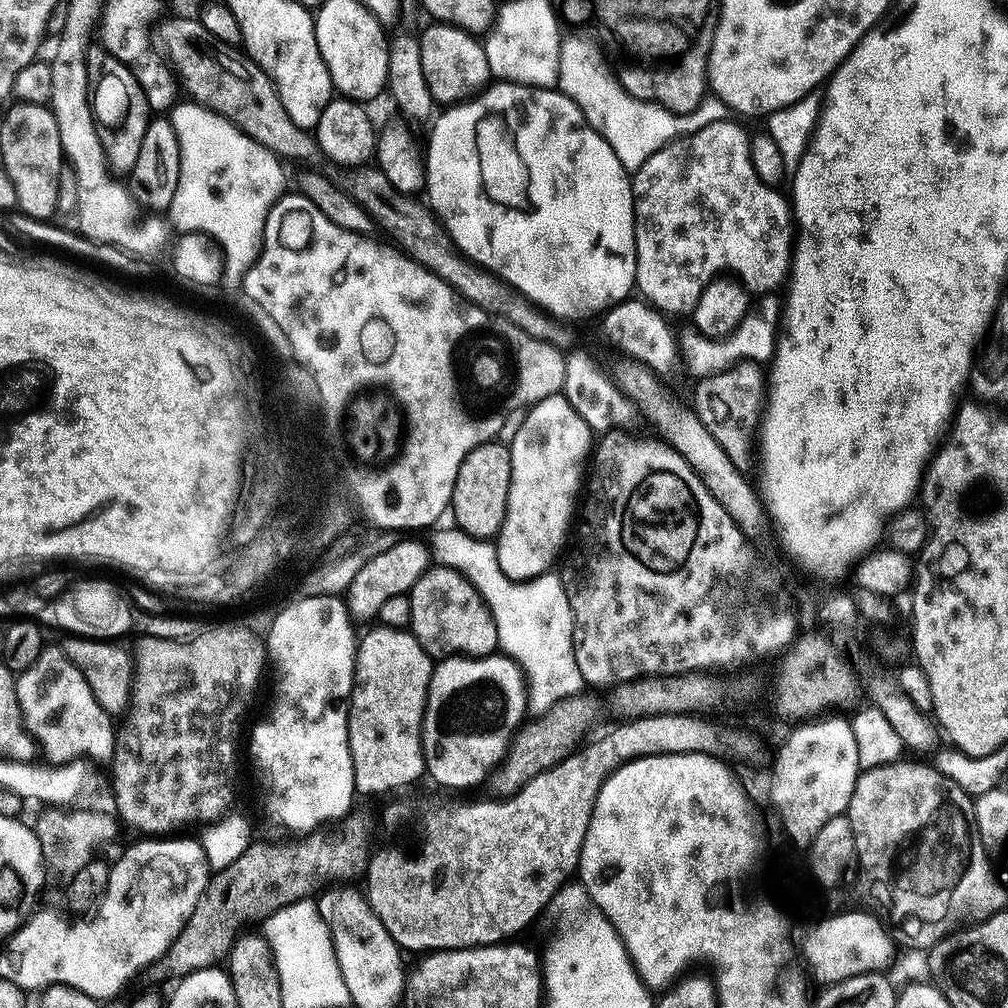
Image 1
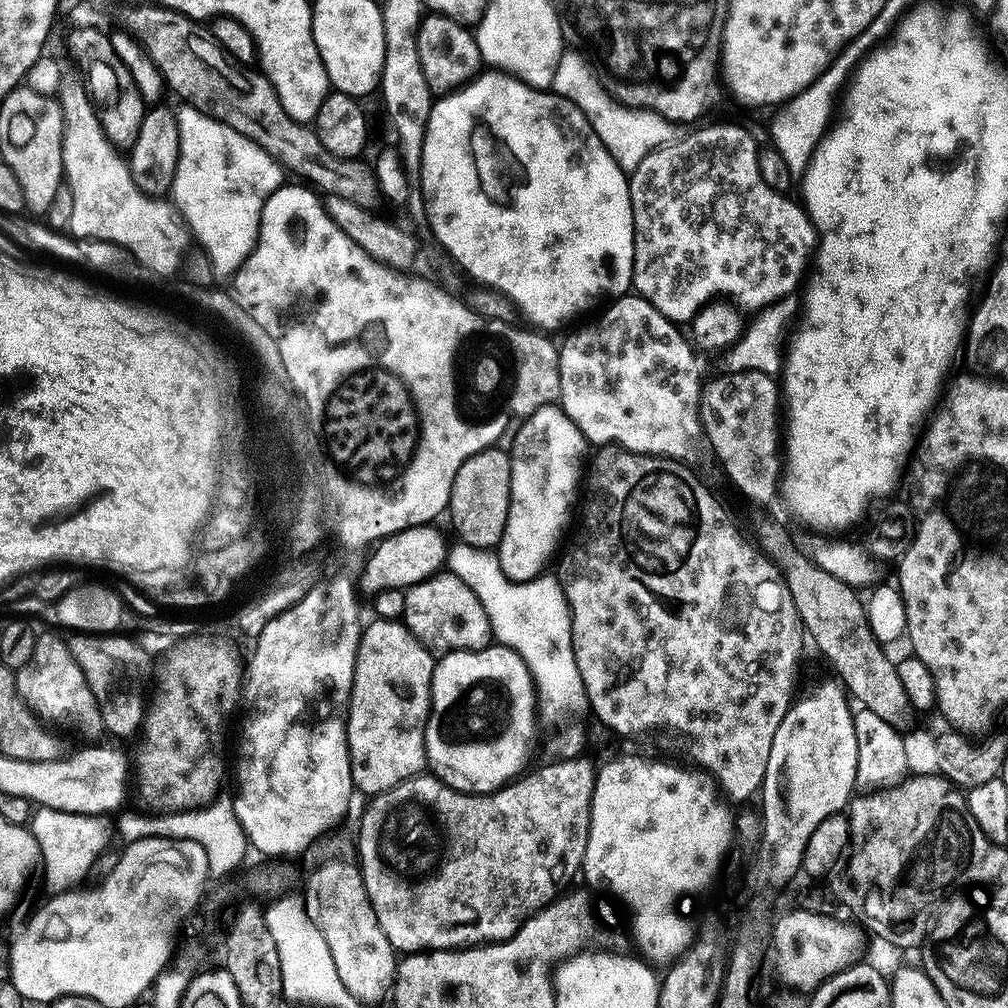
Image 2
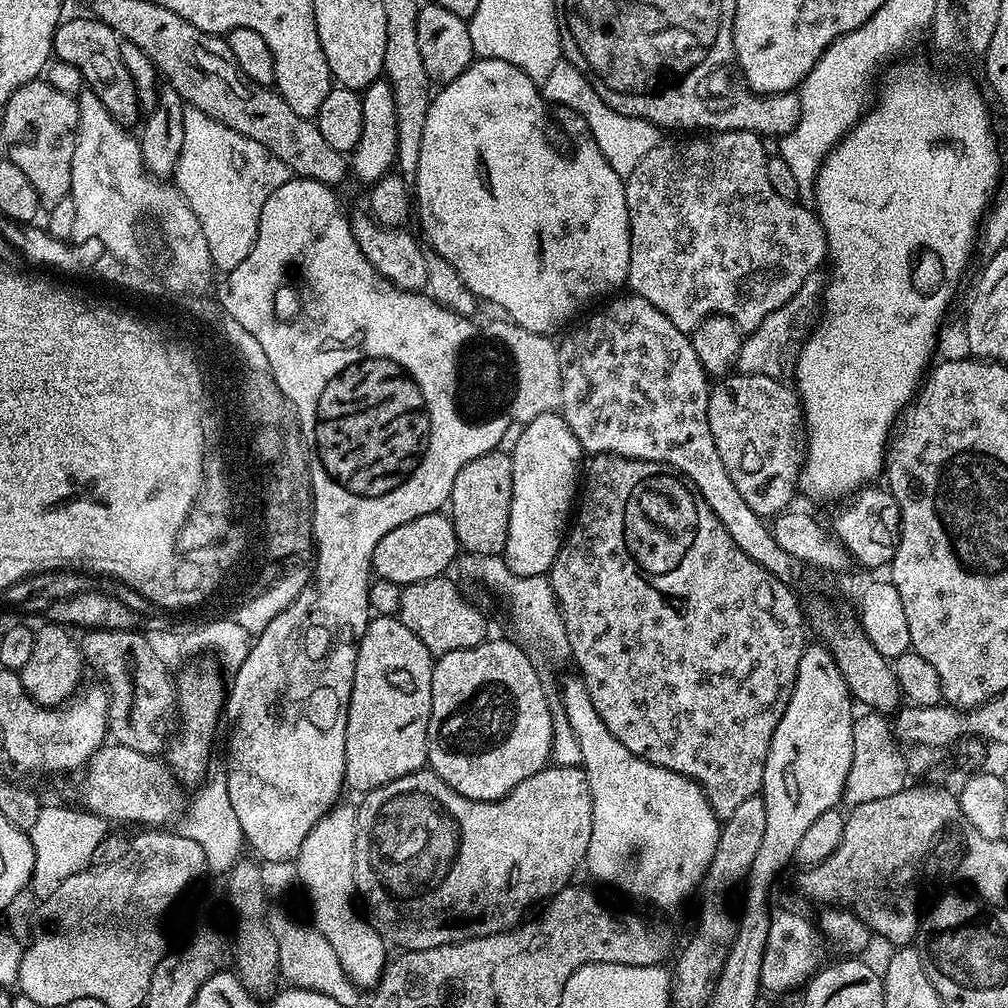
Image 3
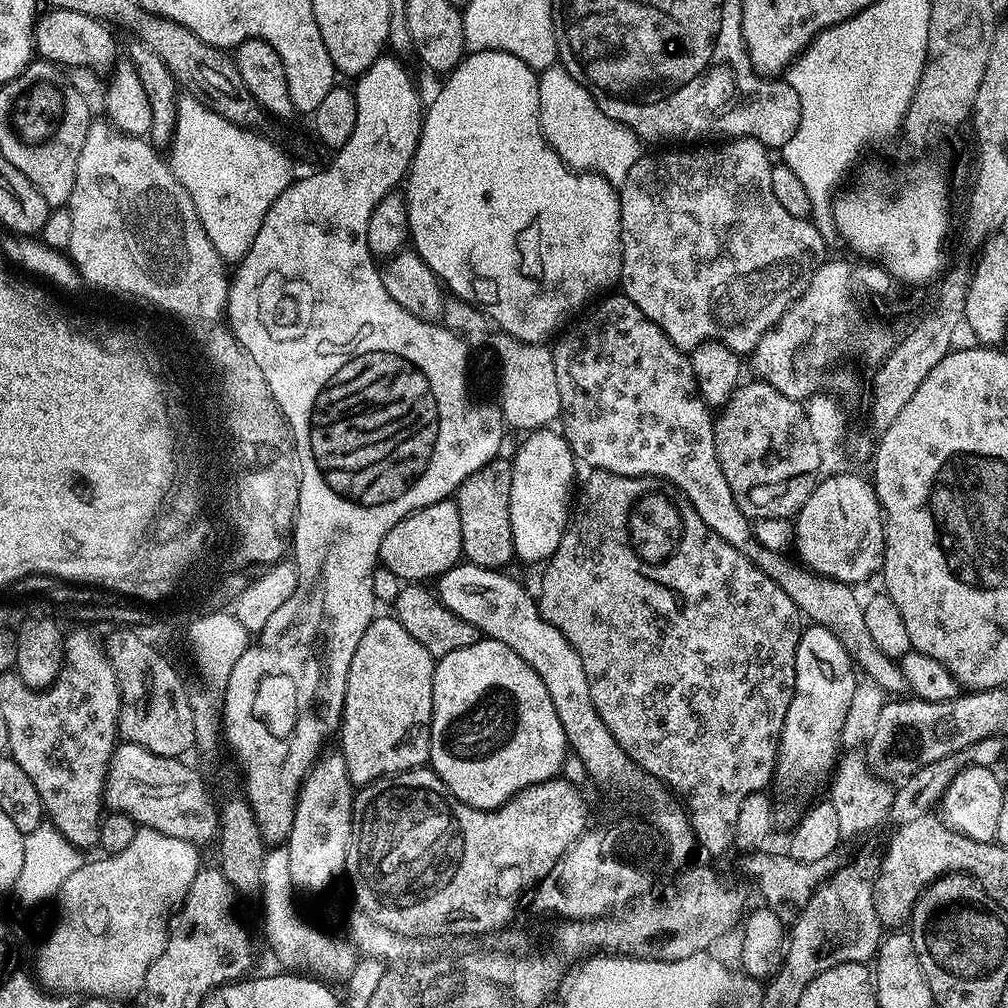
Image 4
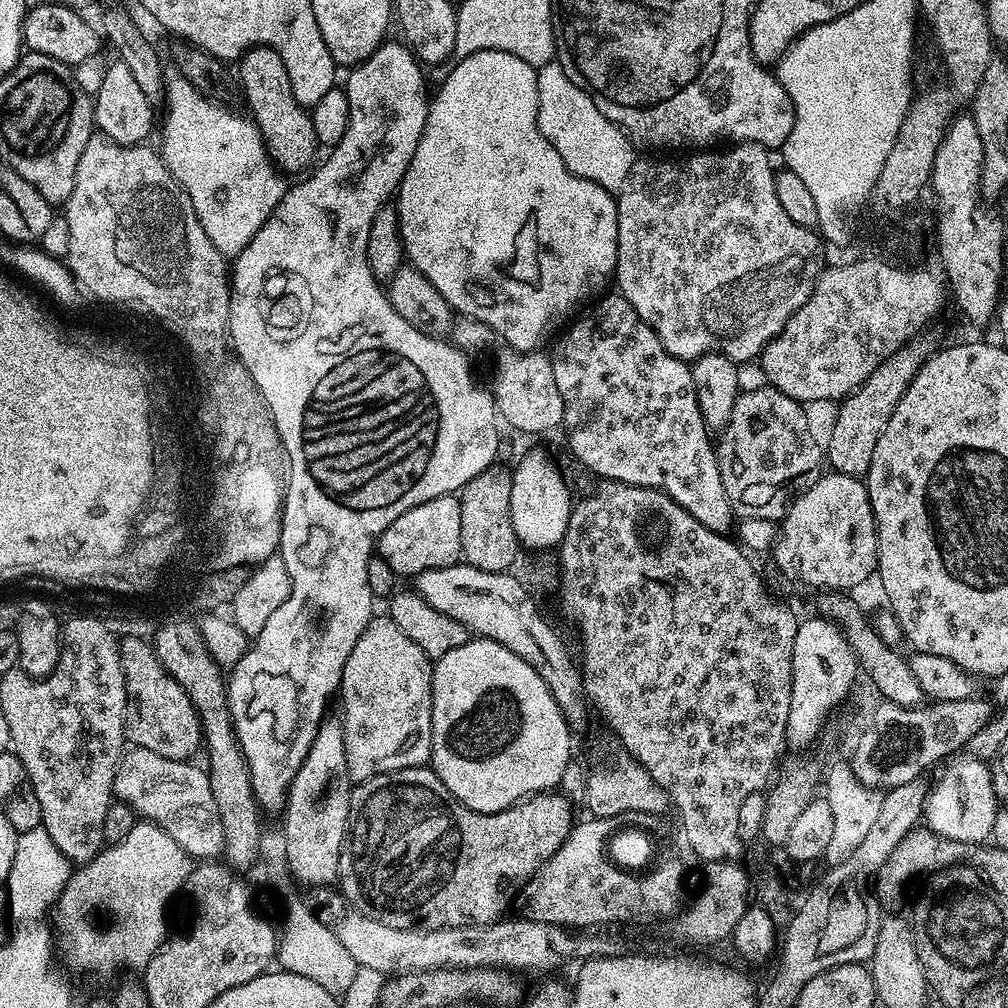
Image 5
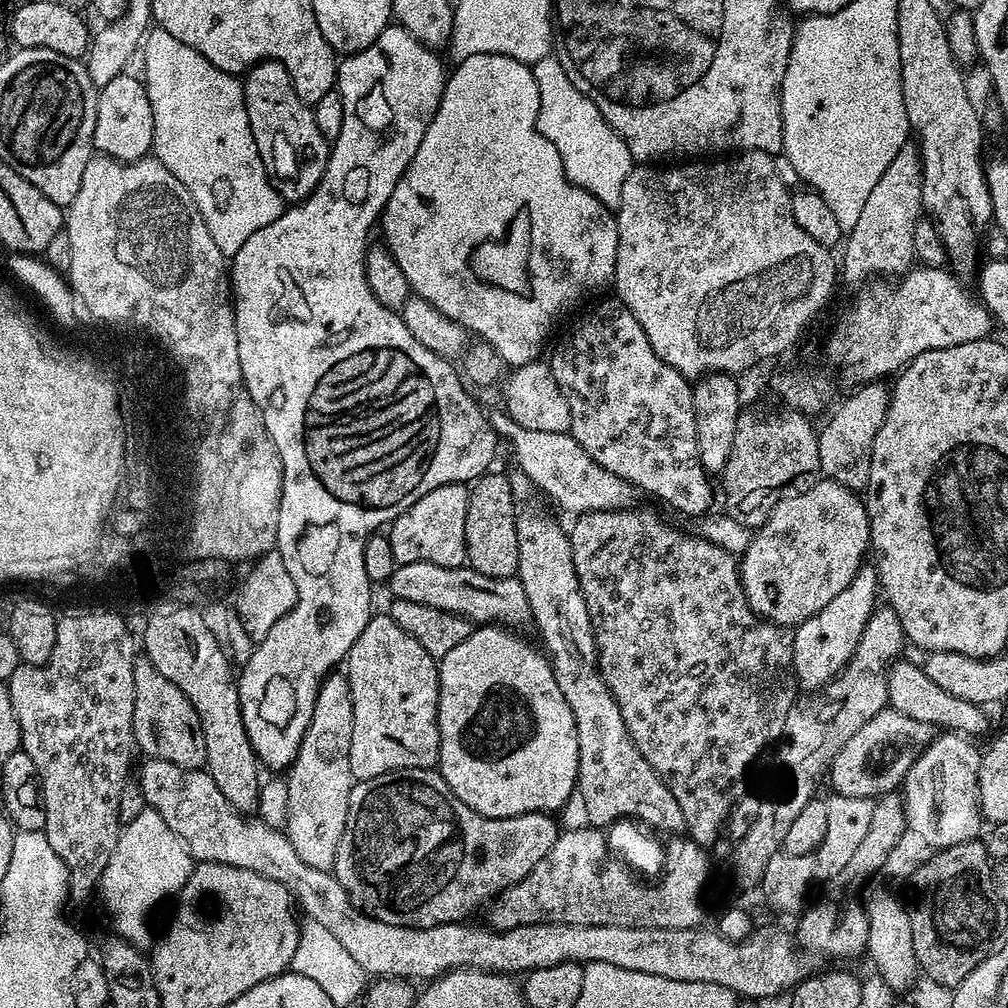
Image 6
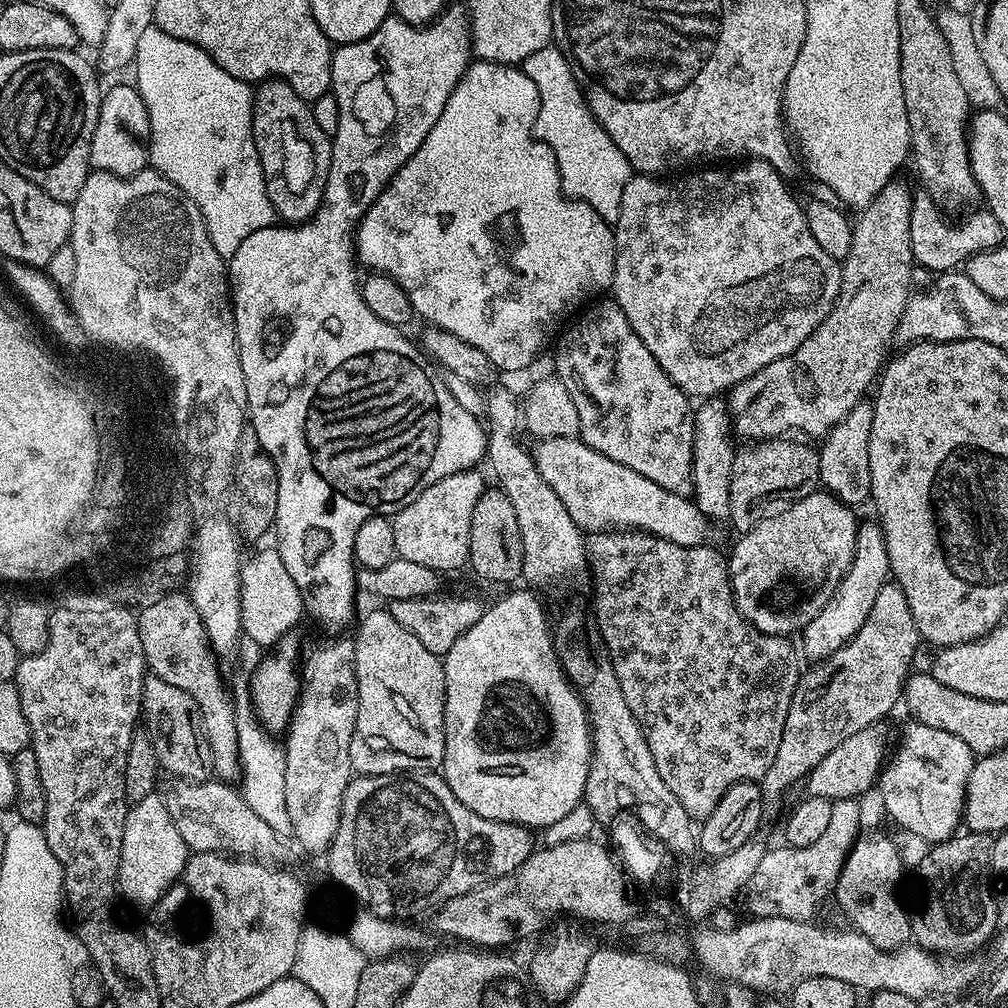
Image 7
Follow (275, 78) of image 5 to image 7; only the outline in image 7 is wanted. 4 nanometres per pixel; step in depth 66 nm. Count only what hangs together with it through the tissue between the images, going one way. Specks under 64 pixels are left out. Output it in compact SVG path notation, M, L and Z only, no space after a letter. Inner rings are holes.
M284 80L259 81L252 97L252 129L264 171L266 194L277 217L283 223L294 225L311 220L324 200L332 161L331 139L314 122L311 103L294 94Z

